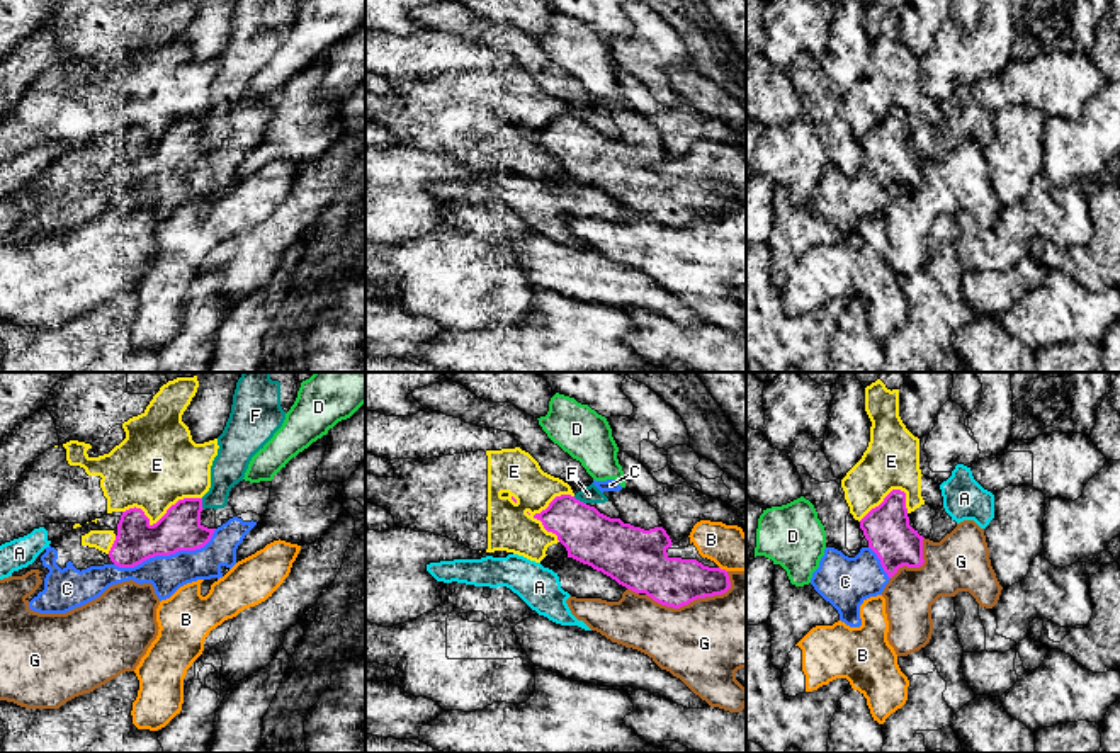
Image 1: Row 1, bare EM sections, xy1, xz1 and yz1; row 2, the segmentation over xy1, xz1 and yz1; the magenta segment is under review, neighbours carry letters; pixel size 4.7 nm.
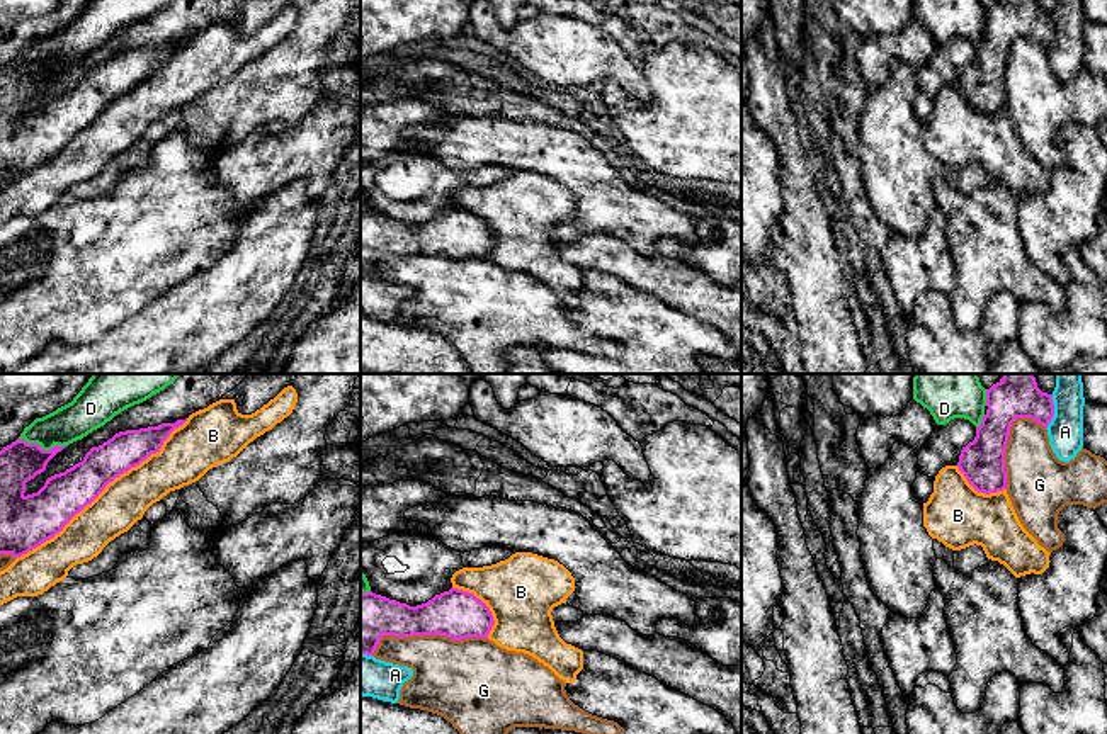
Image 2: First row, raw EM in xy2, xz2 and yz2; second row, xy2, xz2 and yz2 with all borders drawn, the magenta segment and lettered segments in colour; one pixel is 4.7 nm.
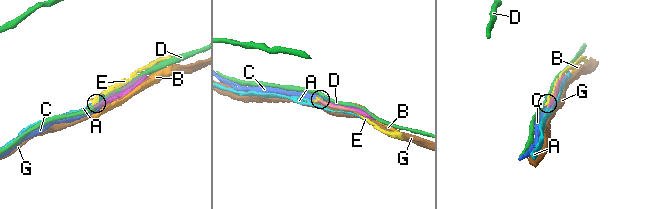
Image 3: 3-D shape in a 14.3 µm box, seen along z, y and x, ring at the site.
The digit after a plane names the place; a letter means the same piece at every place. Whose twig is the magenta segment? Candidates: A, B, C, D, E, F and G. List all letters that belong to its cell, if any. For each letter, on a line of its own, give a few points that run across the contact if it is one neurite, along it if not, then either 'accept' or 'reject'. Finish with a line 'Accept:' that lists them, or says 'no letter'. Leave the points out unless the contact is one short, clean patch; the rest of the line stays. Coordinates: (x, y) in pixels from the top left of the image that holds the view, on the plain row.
A: reject
B: reject
C: accept
D: reject
E: reject
F: line xz1 (573, 116), (585, 123); reject
G: reject
Accept: C

